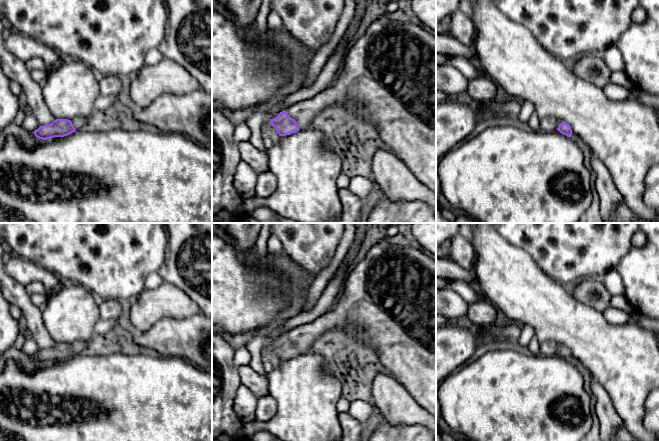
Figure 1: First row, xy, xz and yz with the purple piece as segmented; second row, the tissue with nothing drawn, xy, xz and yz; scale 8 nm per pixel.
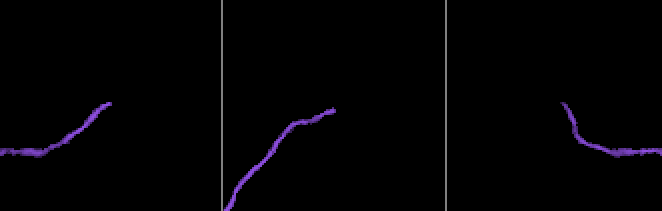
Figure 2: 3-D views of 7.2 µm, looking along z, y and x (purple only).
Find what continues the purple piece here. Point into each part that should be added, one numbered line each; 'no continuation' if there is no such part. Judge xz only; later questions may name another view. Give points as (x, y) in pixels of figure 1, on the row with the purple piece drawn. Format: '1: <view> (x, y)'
1: xz (388, 78)

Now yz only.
1: yz (548, 124)

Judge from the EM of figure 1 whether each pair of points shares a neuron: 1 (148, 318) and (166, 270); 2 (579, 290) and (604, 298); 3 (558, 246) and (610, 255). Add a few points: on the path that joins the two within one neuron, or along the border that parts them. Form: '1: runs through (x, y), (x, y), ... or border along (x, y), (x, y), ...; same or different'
1: border along (163, 281), (174, 284), (184, 292); different
2: runs through (585, 291), (598, 297); same
3: runs through (571, 245), (597, 245); same

